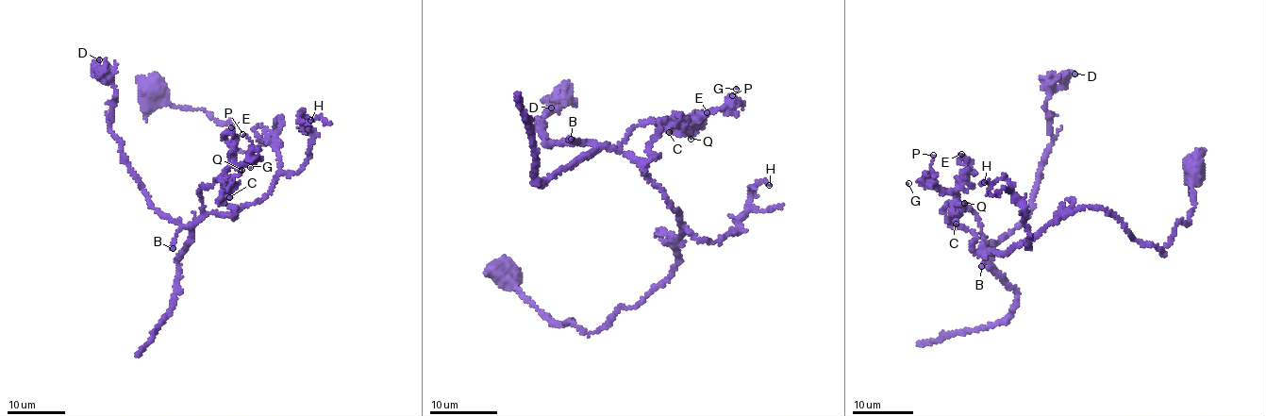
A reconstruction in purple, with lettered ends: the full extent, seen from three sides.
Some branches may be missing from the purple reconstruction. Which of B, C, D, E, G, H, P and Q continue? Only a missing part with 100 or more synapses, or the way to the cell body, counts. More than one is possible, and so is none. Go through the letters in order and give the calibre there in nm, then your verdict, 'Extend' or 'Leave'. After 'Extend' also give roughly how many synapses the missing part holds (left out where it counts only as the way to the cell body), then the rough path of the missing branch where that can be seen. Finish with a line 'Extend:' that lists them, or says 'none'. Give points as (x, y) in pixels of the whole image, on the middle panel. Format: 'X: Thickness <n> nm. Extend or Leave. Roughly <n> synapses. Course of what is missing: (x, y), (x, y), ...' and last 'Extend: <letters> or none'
B: Thickness 180 nm. Leave
C: Thickness 190 nm. Leave
D: Thickness 170 nm. Leave
E: Thickness 160 nm. Leave
G: Thickness 20 nm. Leave
H: Thickness 220 nm. Leave
P: Thickness 150 nm. Leave
Q: Thickness 130 nm. Leave
Extend: none

